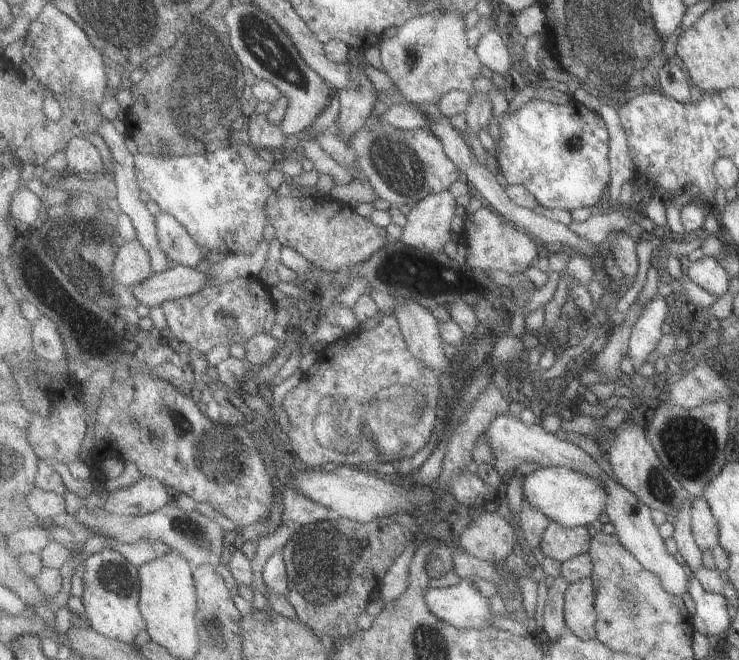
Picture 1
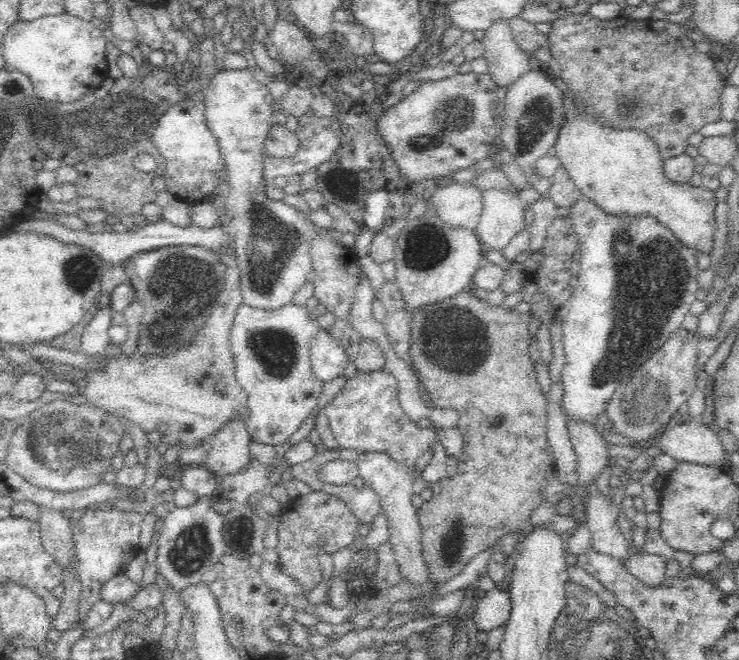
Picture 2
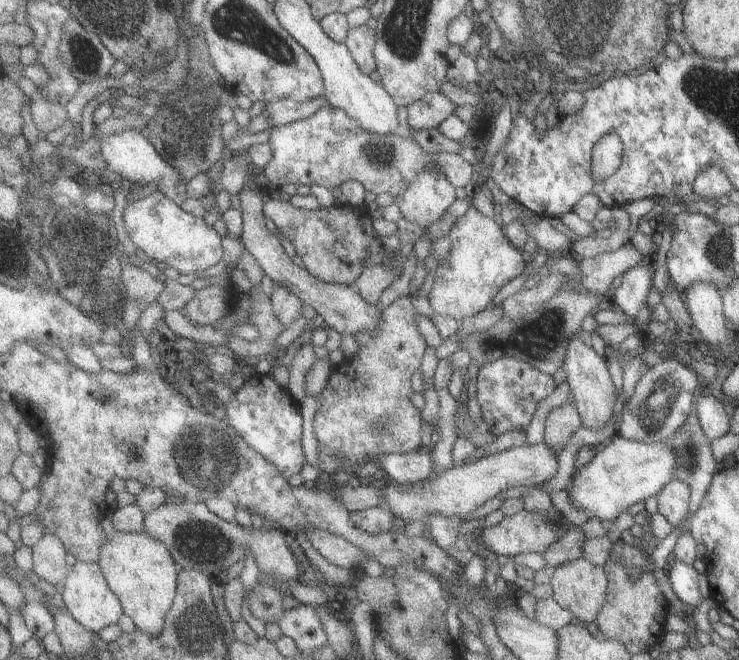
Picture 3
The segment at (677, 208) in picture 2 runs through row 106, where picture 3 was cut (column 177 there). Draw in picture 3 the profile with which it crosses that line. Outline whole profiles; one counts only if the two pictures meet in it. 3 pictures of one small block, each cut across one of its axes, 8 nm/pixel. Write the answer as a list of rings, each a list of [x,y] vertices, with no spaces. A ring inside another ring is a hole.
[[[115,532],[105,540],[101,548],[101,558],[97,562],[107,578],[111,590],[119,602],[123,602],[125,616],[133,620],[137,630],[151,636],[159,636],[167,628],[167,612],[175,608],[175,598],[179,592],[179,576],[185,568],[175,562],[171,550],[151,534],[143,532]]]

